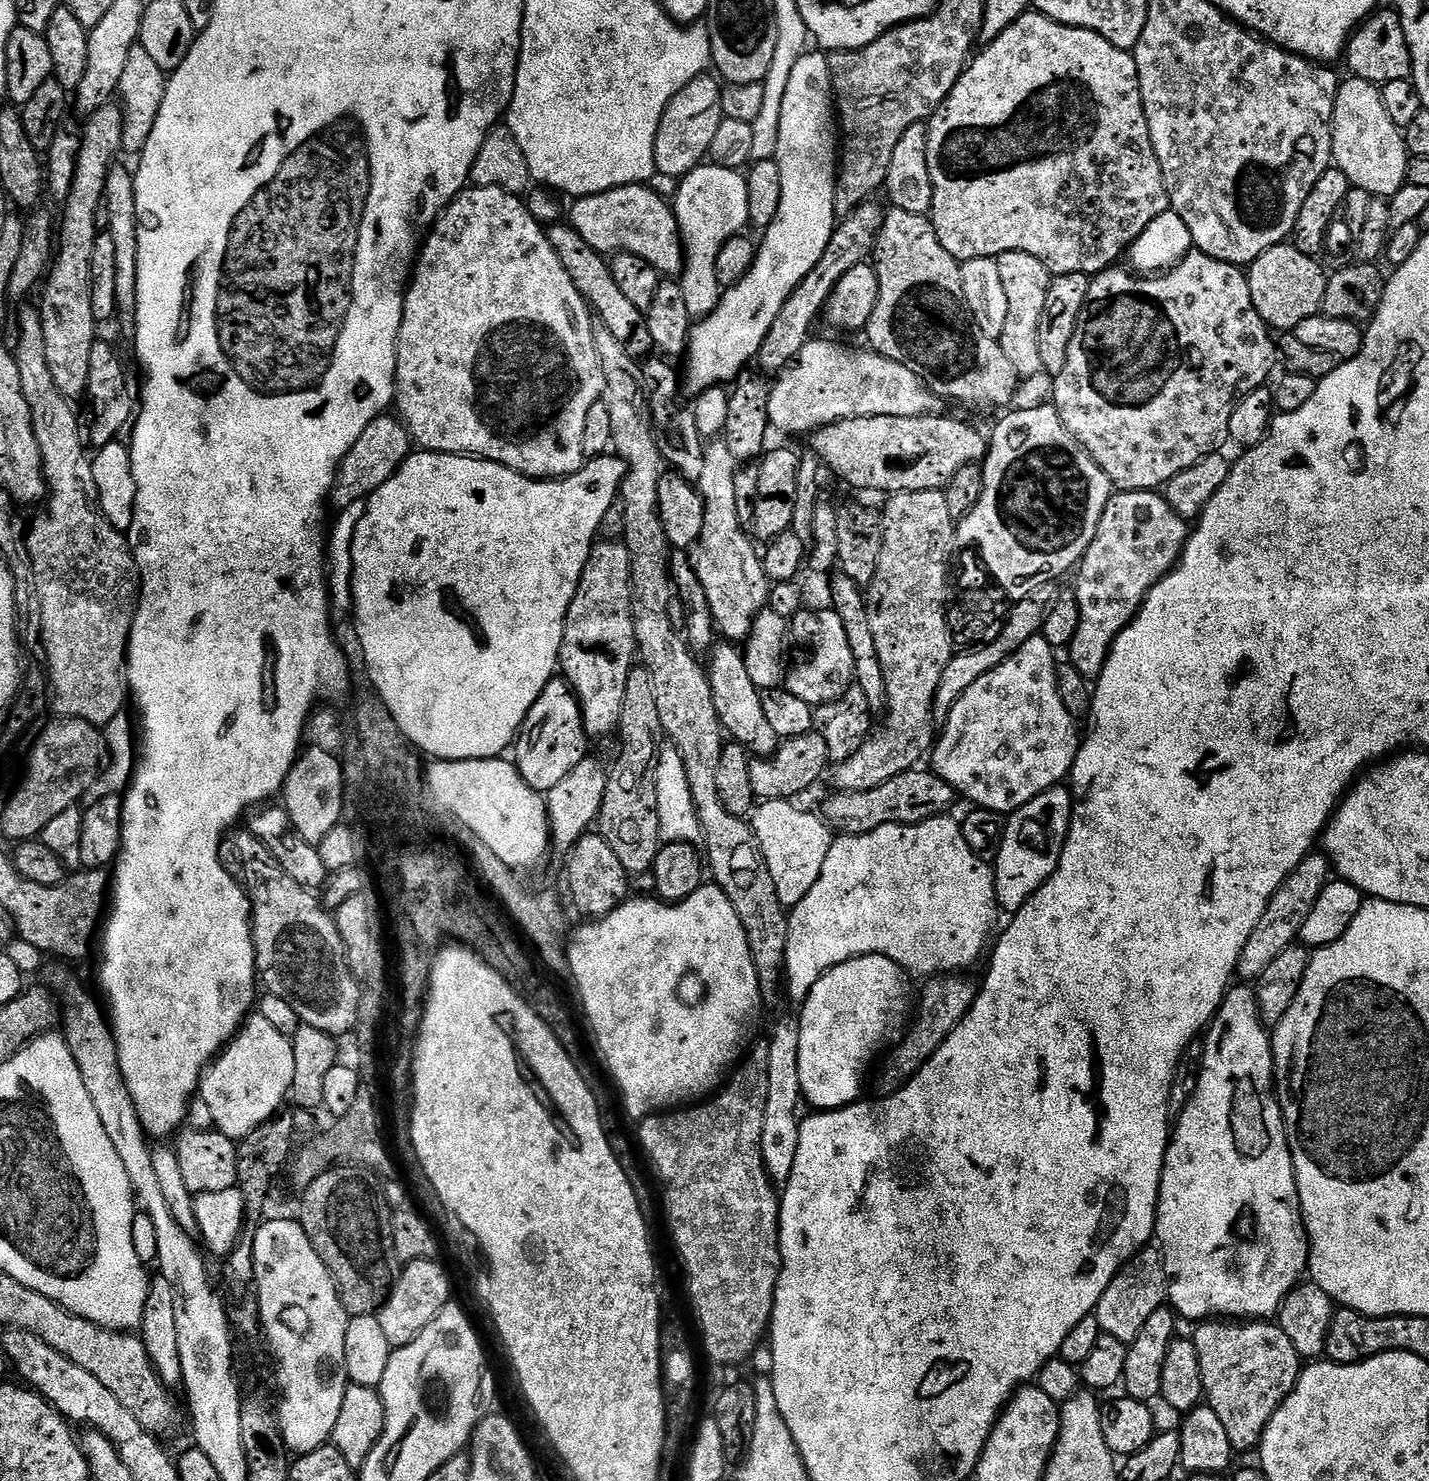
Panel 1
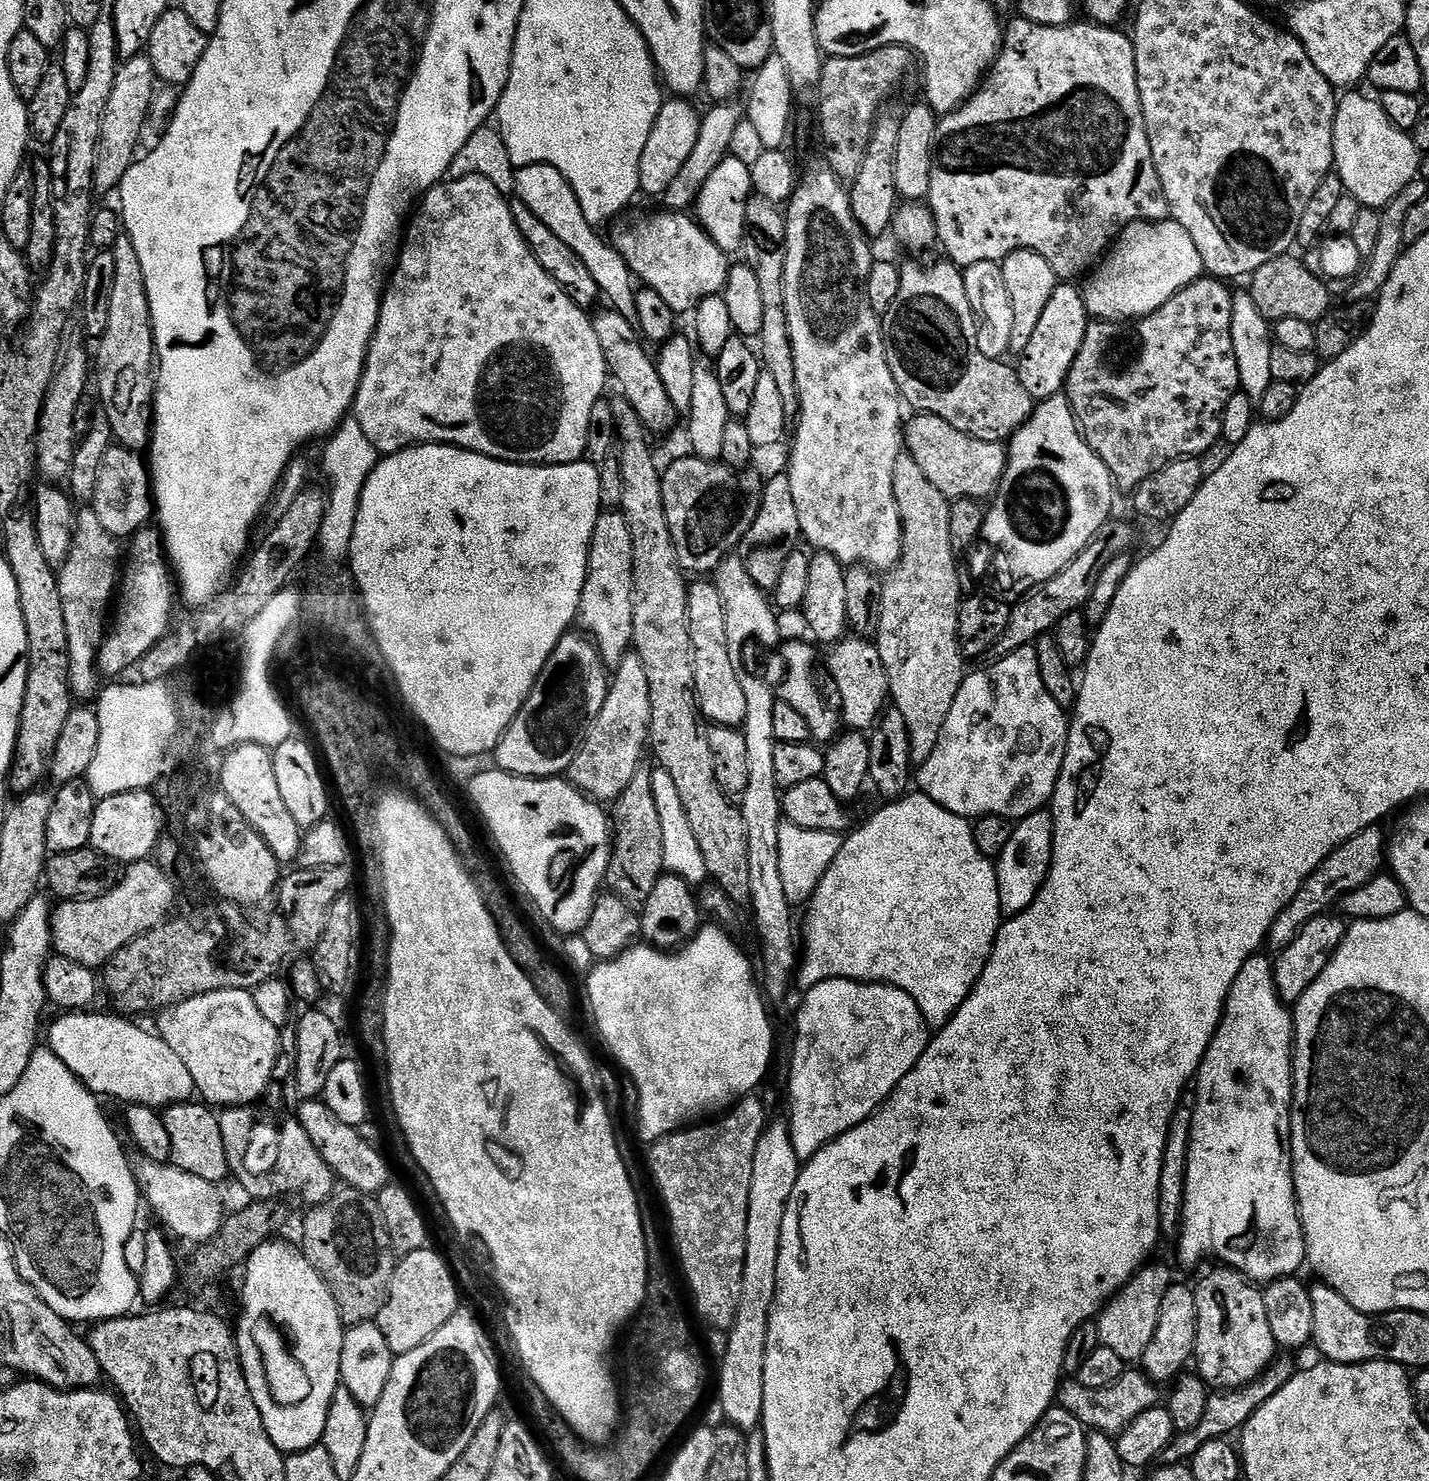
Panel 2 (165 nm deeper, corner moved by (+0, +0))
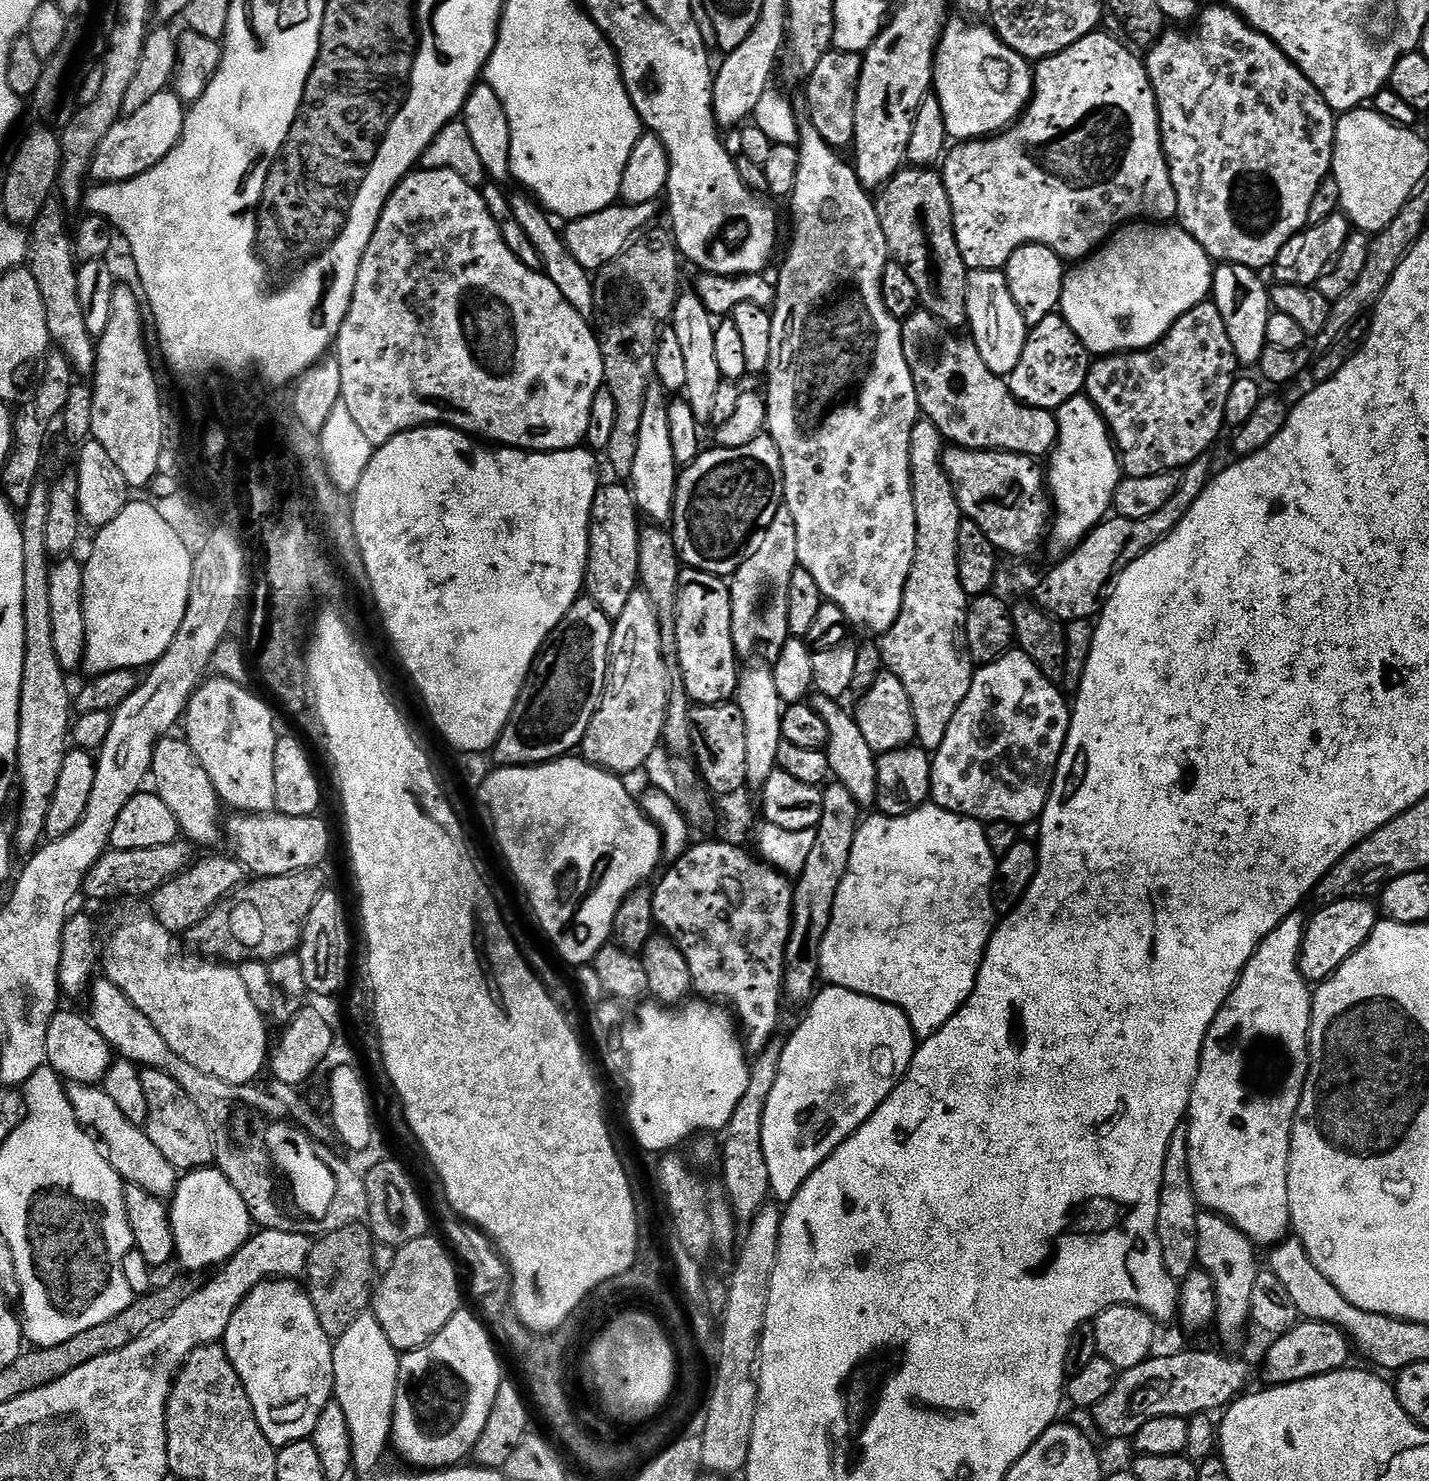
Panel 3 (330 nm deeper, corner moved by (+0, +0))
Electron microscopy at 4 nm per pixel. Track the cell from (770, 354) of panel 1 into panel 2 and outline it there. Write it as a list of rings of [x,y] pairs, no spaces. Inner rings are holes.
[[[881,114],[872,125],[870,146],[866,150],[866,158],[862,162],[862,170],[858,170],[855,180],[850,184],[852,209],[858,226],[864,229],[865,236],[875,238],[883,232],[887,233],[892,227],[896,216],[898,197],[894,186],[894,153],[898,151],[898,126],[900,116]]]

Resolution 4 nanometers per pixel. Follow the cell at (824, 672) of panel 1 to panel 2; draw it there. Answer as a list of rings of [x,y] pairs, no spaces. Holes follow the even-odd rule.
[[[855,634],[837,640],[831,645],[828,656],[828,672],[840,691],[839,711],[842,720],[849,729],[868,730],[880,719],[890,700],[886,666],[882,666],[882,658],[875,643],[871,639],[861,638]]]

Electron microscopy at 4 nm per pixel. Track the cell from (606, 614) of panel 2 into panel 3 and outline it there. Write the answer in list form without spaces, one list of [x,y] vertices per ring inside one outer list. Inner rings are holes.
[[[611,482],[597,487],[592,507],[592,527],[588,529],[588,572],[584,575],[586,595],[613,618],[626,610],[630,594],[638,591],[640,575],[640,533],[642,513],[636,507],[631,487]]]

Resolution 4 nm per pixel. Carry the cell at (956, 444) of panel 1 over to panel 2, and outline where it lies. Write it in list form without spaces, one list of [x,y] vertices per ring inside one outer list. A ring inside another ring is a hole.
[[[927,414],[913,415],[912,421],[907,421],[904,429],[904,446],[907,455],[918,462],[922,468],[922,474],[942,490],[942,494],[950,502],[953,500],[979,500],[987,501],[995,497],[996,489],[1000,486],[1000,479],[1004,477],[1004,467],[1008,465],[1008,453],[1003,443],[995,444],[994,442],[982,442],[970,434],[962,434],[962,430],[954,430],[950,422],[946,422],[937,416]]]

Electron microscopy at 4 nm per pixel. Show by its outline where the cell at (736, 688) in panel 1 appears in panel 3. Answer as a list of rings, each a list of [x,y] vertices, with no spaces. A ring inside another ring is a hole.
[[[685,567],[680,573],[680,593],[676,596],[676,660],[680,663],[682,687],[693,705],[727,704],[735,697],[736,684],[741,669],[736,668],[738,657],[732,637],[732,589],[722,576],[699,572],[697,568]]]

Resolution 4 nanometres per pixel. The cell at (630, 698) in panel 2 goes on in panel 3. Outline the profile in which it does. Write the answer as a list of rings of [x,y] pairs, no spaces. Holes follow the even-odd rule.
[[[638,590],[630,594],[626,610],[622,610],[622,614],[615,617],[612,625],[612,662],[608,673],[608,685],[604,688],[602,702],[590,722],[590,730],[586,730],[584,735],[582,756],[595,768],[603,768],[606,772],[628,778],[631,772],[639,773],[650,754],[654,754],[654,750],[661,747],[668,703],[674,687],[674,681],[668,677],[668,664],[664,661],[664,652],[666,645],[662,642],[660,619],[654,602],[647,592]]]

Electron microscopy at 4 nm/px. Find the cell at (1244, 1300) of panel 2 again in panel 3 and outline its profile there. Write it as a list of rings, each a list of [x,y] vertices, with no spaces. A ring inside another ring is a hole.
[[[1207,1210],[1198,1214],[1198,1264],[1205,1268],[1214,1280],[1214,1290],[1218,1298],[1214,1328],[1215,1331],[1220,1331],[1221,1338],[1228,1344],[1236,1344],[1243,1338],[1244,1327],[1249,1327],[1252,1319],[1250,1294],[1254,1291],[1254,1282],[1262,1270],[1261,1265],[1256,1265],[1256,1252],[1258,1253],[1257,1245],[1253,1244],[1246,1234],[1242,1234],[1242,1230],[1238,1230],[1238,1226],[1234,1226],[1231,1220]]]

